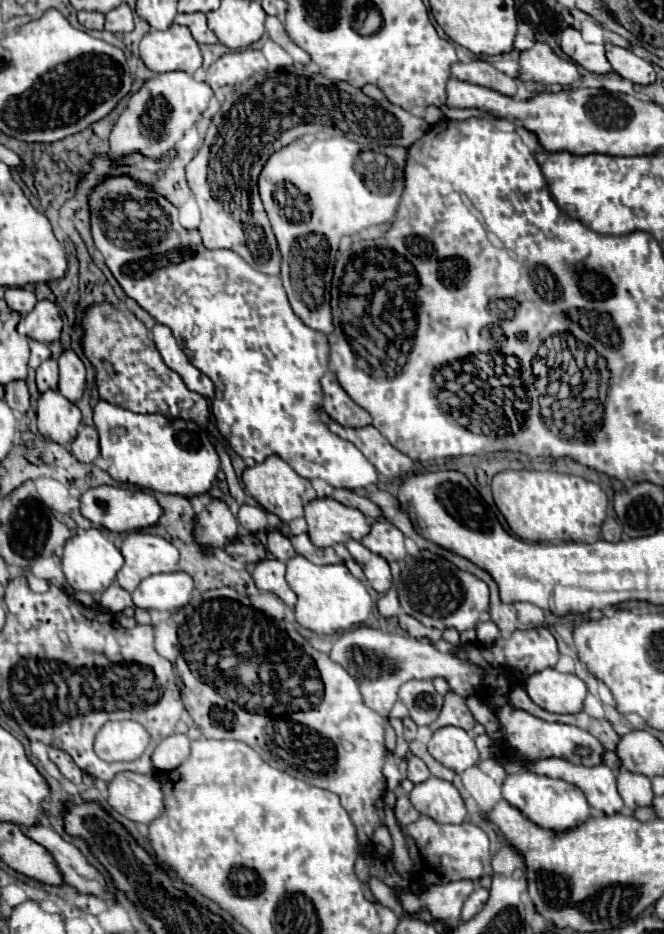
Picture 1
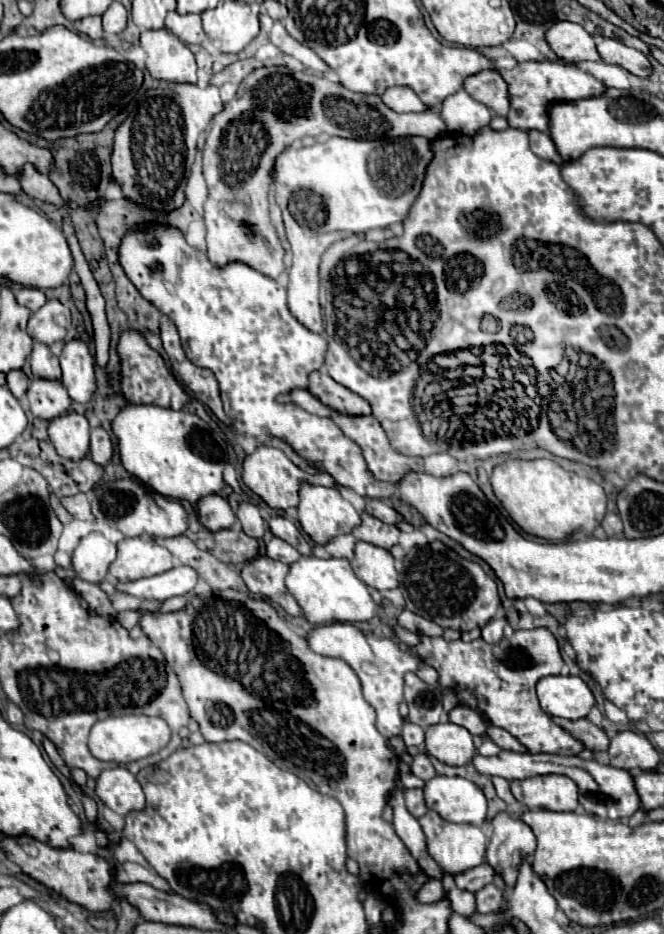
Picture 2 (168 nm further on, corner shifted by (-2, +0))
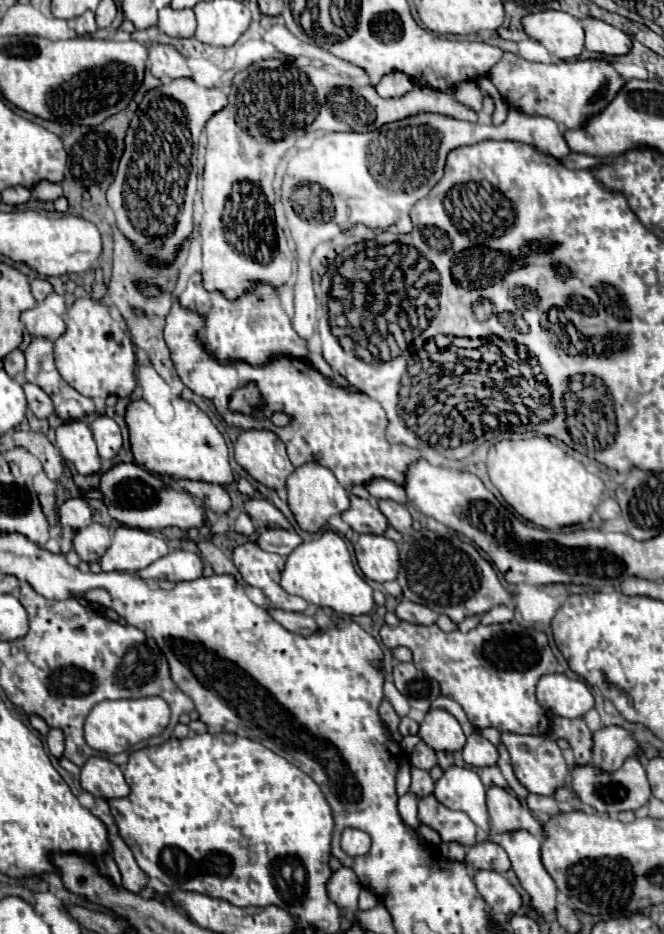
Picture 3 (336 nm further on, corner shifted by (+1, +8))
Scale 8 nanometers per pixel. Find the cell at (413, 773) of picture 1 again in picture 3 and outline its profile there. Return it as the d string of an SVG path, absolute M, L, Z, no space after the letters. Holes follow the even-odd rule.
M418 742L418 746L414 748L412 756L410 756L410 764L414 768L422 768L422 770L432 770L438 764L436 752L426 744L426 742Z

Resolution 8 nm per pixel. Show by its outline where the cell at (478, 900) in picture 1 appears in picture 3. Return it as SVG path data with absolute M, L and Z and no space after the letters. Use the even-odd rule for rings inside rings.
M478 870L474 874L476 888L480 896L488 902L488 906L500 914L514 914L522 906L522 898L518 890L498 872L494 870Z

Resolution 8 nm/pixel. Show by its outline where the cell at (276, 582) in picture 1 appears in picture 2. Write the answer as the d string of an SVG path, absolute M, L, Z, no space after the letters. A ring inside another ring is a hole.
M259 556L243 566L243 580L253 594L263 594L277 602L287 614L301 616L301 608L293 594L285 586L285 576L289 572L287 564L273 560L269 556Z

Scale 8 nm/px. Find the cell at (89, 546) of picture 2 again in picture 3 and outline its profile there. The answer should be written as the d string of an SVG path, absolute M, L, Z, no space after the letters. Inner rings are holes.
M98 522L80 528L74 536L74 550L84 562L100 560L100 556L110 546L110 530Z

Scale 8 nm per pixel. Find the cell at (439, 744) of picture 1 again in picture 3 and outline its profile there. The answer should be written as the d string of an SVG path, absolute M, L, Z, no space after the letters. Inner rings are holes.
M430 710L426 718L420 722L418 736L432 746L434 750L458 752L466 744L466 736L458 724L458 720L446 710Z

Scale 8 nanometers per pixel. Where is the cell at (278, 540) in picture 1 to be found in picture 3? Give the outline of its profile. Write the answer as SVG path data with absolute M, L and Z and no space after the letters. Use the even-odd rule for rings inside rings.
M264 530L258 536L258 546L266 552L276 552L280 556L288 556L298 544L302 542L302 538L296 532L290 530Z

